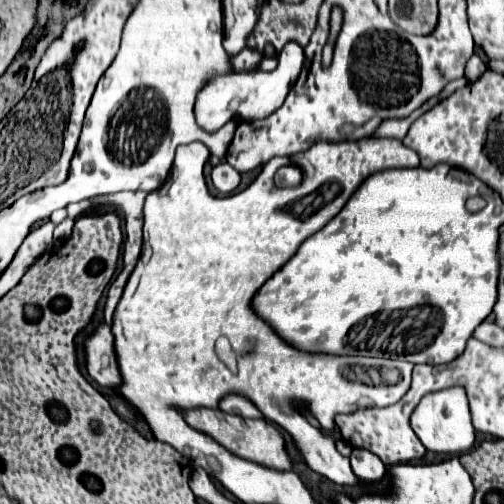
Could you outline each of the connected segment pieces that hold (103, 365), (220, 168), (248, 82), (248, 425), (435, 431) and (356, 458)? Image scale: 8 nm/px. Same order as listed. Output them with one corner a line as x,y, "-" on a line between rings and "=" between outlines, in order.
107,324
95,328
87,342
85,342
85,352
87,352
87,370
91,378
101,384
103,388
109,388
117,392
121,388
121,370
117,362
117,352
113,346
113,334
=
221,162
221,164
213,166
213,170
211,170
211,182
213,182
213,186
215,186
217,192
231,194
239,186
241,176
227,162
=
289,42
283,52
279,54
279,66
273,72
233,72
215,76
199,94
195,102
195,118
197,124
207,132
217,132
223,128
231,118
243,114
243,120
257,120
273,114
285,100
289,86
297,80
303,68
303,48
=
193,408
193,410
179,410
185,418
185,422
195,428
197,432
203,432
207,436
211,436
215,442
219,442
223,448
227,448
229,452
233,452
239,458
245,460
253,460
257,464
263,464
267,468
275,468
275,470
291,470
293,464
285,452
285,444
283,444
283,436
279,432
277,426
269,424
263,418
257,420
245,420
233,414
225,414
219,408
=
447,388
429,392
421,398
419,406
411,414
411,428
421,440
421,444
431,452
443,452
443,454
463,454
471,450
475,442
475,428
471,422
469,402
467,394
461,388
=
353,450
353,454
351,454
351,468
353,468
353,474
363,484
377,484
387,474
385,464
375,454
369,454
367,450

